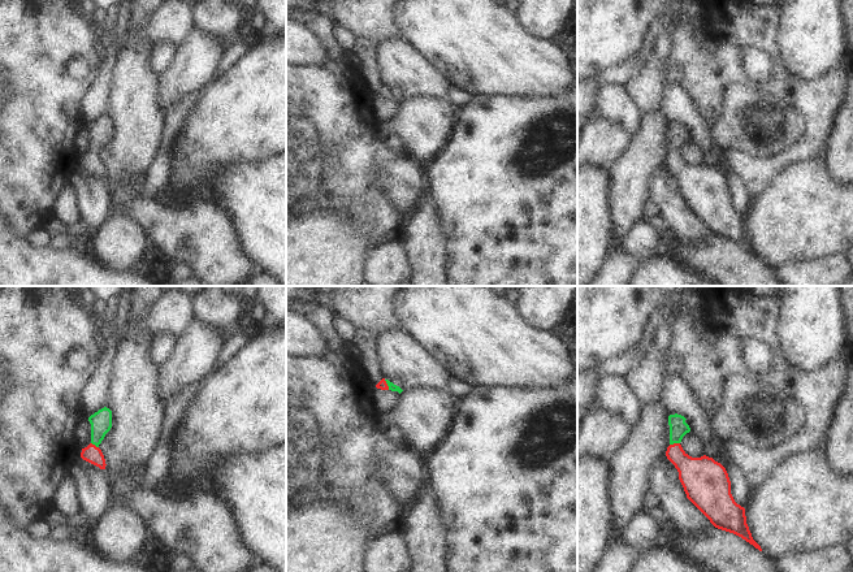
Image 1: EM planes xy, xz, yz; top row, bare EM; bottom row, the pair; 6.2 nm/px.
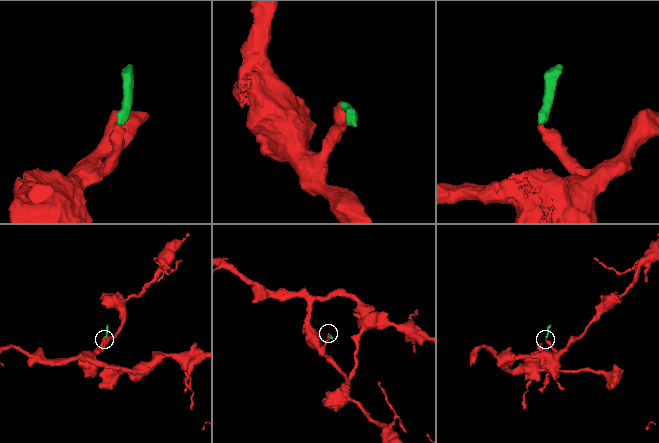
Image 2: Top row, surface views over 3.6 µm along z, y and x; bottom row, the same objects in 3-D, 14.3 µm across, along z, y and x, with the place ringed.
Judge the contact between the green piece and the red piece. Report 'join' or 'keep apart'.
join

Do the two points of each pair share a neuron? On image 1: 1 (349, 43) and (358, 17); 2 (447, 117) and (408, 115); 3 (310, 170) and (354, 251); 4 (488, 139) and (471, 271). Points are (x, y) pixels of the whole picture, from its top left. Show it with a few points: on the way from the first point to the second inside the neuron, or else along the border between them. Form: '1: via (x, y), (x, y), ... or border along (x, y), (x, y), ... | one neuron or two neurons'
1: border along (340, 24), (359, 35) | two neurons
2: via (438, 117), (418, 117) | one neuron
3: border along (303, 217), (346, 212), (354, 222), (362, 222) | two neurons
4: via (488, 172), (488, 238) | one neuron

